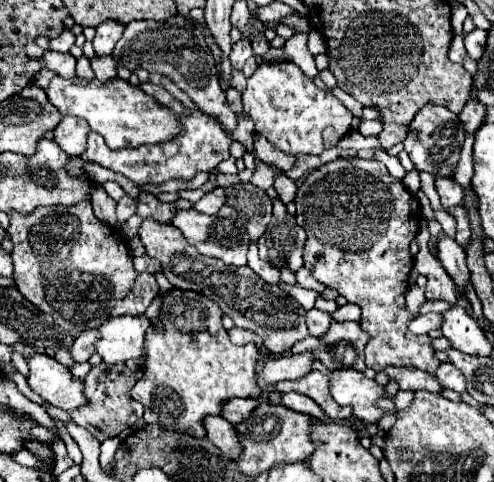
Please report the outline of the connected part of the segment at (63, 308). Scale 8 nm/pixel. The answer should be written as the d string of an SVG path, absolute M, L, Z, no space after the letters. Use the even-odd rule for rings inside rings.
M81 201L71 207L53 205L53 207L37 207L29 215L21 215L17 211L9 213L9 229L13 241L13 279L17 289L41 311L53 315L55 323L73 337L79 337L87 329L97 329L109 319L109 311L135 281L135 267L125 243L125 237L105 223L101 223L93 215L93 207L89 201Z

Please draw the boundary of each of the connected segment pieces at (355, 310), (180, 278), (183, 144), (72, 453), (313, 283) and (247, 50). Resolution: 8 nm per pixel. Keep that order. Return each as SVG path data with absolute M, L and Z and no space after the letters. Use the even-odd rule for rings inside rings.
M343 305L339 307L335 313L333 313L333 319L335 321L355 321L355 323L361 323L361 309L357 305Z
M143 219L139 227L141 243L149 257L159 259L163 265L163 275L171 281L171 285L181 289L193 289L203 295L211 295L221 307L225 315L229 315L237 327L249 329L263 339L263 345L273 355L287 353L297 341L309 335L305 325L305 309L279 285L269 285L259 279L249 267L233 267L225 265L215 257L203 257L195 247L183 239L183 233L171 223L159 223L155 219Z
M189 109L189 115L179 115L181 131L167 143L159 145L141 145L131 151L111 151L101 135L91 131L87 135L87 149L83 157L111 171L125 175L137 187L141 185L163 185L169 179L191 181L197 171L215 171L217 165L231 157L229 149L233 145L233 137L229 137L223 127L207 113L199 109Z
M53 419L53 421L55 421L55 425L57 425L57 429L59 429L59 435L61 435L61 439L66 445L69 457L75 464L81 465L83 457L78 445L75 443L75 441L73 441L68 431L65 431L65 427L63 427L63 423L61 423L59 419Z
M301 267L295 277L297 277L297 283L299 283L301 287L305 287L305 289L313 289L313 291L317 291L317 293L323 293L323 291L325 291L325 285L319 283L319 281L311 275L311 271L309 271L307 267Z
M241 39L241 41L233 43L233 51L231 51L231 63L233 63L233 67L235 67L237 71L241 71L241 69L243 69L245 61L247 61L251 55L253 55L251 41Z

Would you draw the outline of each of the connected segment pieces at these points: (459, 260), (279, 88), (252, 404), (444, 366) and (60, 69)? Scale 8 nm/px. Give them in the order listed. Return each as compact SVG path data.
M443 237L437 243L437 259L445 267L445 271L451 275L455 285L459 289L465 287L469 281L469 269L465 263L465 249L451 237Z
M293 61L261 63L247 79L243 111L253 119L255 131L287 155L321 155L345 137L353 119L339 99L319 89Z
M227 399L221 407L221 417L229 423L241 423L257 407L255 399Z
M441 363L435 371L435 377L439 379L439 383L445 387L445 389L453 389L457 393L463 393L465 391L465 379L461 375L459 369L451 367L451 363Z
M45 51L43 57L39 57L37 61L41 63L41 69L49 69L49 71L61 75L63 79L75 77L75 63L77 63L77 59L71 53Z

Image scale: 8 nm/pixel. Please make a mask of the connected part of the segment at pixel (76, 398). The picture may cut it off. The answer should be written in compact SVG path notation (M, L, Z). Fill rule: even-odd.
M33 353L27 357L27 365L27 383L31 391L35 391L47 403L69 411L81 407L87 401L83 395L83 381L75 379L71 371L65 365L57 363L53 357Z

